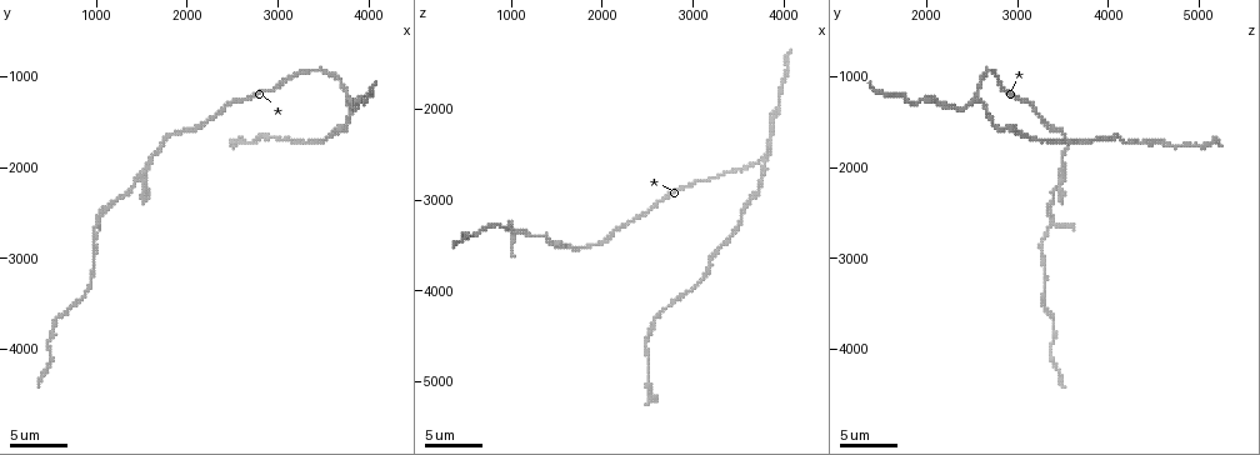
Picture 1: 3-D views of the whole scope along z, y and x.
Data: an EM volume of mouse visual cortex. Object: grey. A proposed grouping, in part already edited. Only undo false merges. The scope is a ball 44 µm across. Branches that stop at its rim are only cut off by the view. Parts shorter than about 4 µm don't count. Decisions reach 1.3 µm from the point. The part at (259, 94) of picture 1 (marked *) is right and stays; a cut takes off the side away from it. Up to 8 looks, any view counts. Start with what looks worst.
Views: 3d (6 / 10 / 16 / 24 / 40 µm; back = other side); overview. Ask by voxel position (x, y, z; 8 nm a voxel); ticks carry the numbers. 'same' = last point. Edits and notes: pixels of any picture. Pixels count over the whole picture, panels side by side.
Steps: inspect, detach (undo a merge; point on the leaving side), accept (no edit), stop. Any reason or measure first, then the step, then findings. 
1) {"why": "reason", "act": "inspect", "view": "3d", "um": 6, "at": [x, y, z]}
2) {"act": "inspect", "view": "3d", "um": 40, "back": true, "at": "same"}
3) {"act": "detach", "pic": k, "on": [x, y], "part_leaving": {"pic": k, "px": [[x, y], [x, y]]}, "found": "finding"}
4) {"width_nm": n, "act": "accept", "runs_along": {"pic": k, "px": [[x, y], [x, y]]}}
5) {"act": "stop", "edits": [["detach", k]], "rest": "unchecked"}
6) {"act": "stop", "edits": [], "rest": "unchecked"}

{"why": "a fork", "act": "inspect", "view": "3d", "um": 16, "at": [3800, 1250, 2600]}

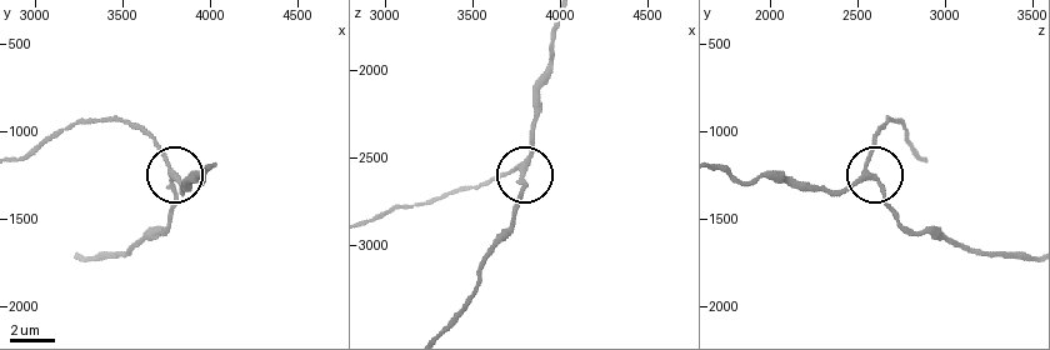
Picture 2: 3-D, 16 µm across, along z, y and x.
{"side_arm_um": 11, "act": "accept", "runs_along": {"pic": 2, "px": [[21, 158], [71, 128], [111, 119], [150, 135], [184, 191]]}, "found": "continuous, no second neuron"}

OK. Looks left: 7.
{"why": "sudden change in width", "act": "inspect", "view": "3d", "um": 16, "at": [1000, 2700, 3350]}

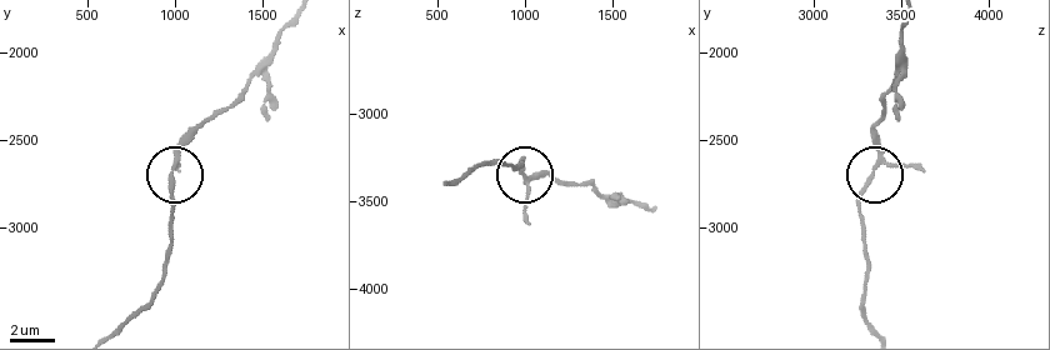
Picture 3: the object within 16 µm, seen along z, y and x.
{"arms": 3, "act": "accept", "found": "one neuron here"}

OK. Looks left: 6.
{"why": "calibre changes", "act": "inspect", "view": "3d", "um": 16, "at": [1450, 2150, 3500]}

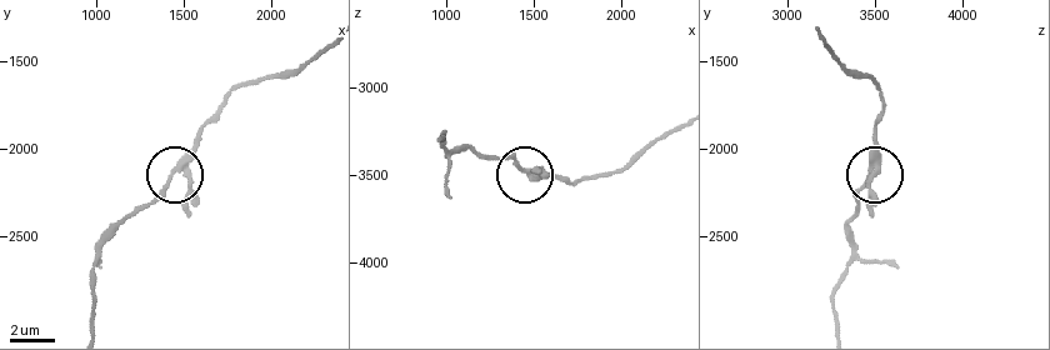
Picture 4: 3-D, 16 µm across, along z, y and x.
{"width_nm": 240, "act": "accept", "found": "one neuron here"}

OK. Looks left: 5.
{"why": "thick turns thin", "act": "inspect", "view": "3d", "um": 6, "at": [850, 3400, 3300]}

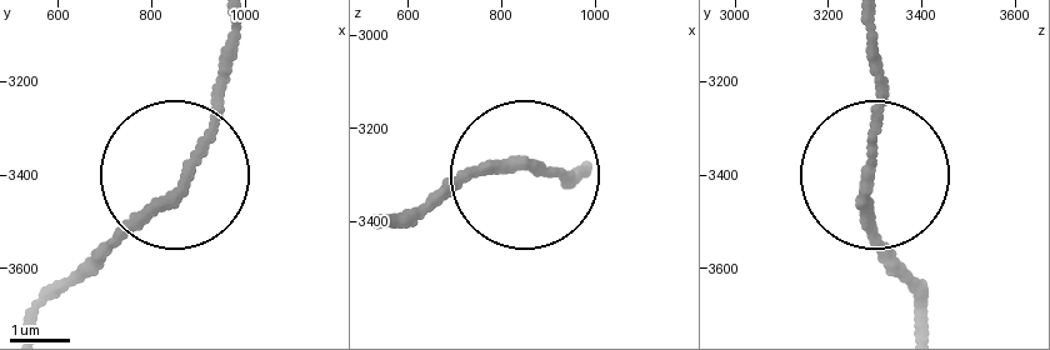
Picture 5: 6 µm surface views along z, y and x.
{"act": "inspect", "view": "3d", "um": 6, "back": true, "at": [875, 3400, 3285]}

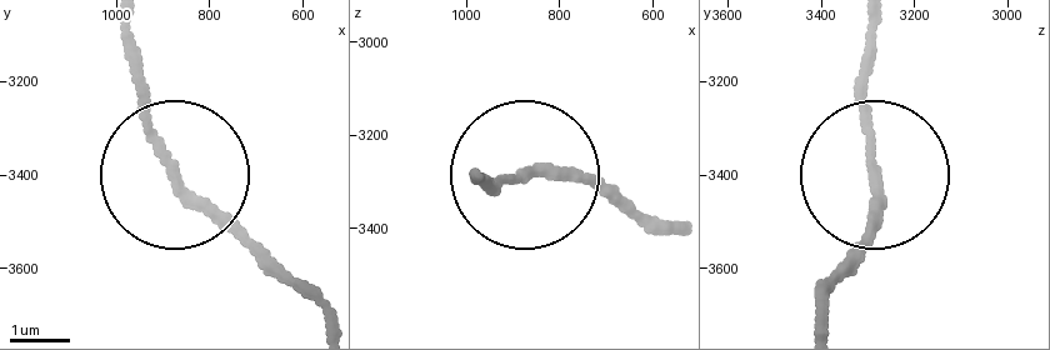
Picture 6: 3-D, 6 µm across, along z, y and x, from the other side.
{"act": "accept", "runs_along": {"pic": 6, "px": [[876, 24], [866, 143], [881, 218], [856, 273]]}, "found": "continuous, no second neuron"}

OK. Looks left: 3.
{"act": "stop", "edits": [], "rest": "unchecked"}

